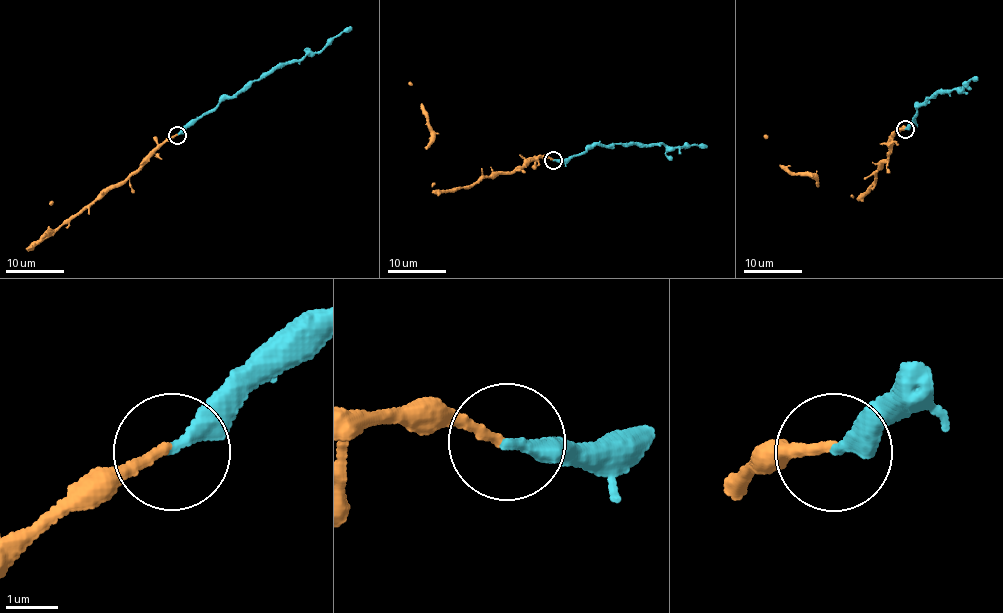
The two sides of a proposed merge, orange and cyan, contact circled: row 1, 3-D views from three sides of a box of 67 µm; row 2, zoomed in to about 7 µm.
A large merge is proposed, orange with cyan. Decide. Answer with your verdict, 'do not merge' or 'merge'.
merge

